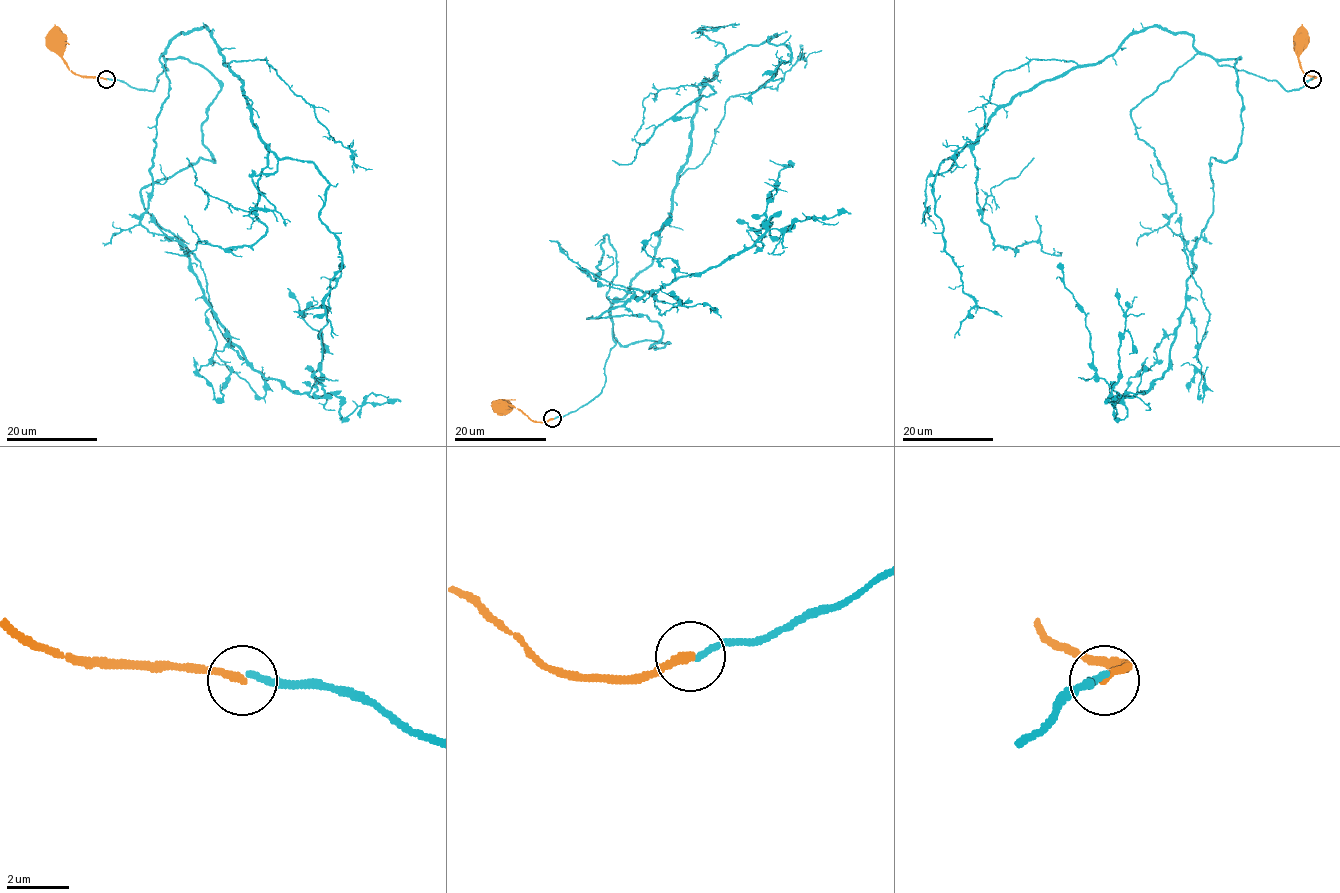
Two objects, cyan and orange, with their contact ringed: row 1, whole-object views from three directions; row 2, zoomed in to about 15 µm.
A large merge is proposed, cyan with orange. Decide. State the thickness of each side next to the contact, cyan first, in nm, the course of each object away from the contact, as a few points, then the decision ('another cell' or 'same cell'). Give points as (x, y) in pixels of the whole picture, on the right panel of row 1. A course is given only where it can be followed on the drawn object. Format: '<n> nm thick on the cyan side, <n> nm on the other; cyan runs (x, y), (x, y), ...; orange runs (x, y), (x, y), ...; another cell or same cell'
200 nm thick on the cyan side, 280 nm on the other; cyan runs (1312, 78), (1287, 91), (1197, 53), (1132, 110), (1192, 258), (1146, 391), (1097, 376), (1059, 263); orange runs (1312, 79), (1315, 77), (1302, 70), (1296, 45), (1299, 42); another cell

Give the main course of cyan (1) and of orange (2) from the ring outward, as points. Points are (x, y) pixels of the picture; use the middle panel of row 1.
1: (553, 418), (606, 381), (606, 235), (593, 280), (638, 297), (699, 275), (765, 231), (792, 162)
2: (553, 418), (533, 422), (511, 405), (497, 402), (498, 405)

